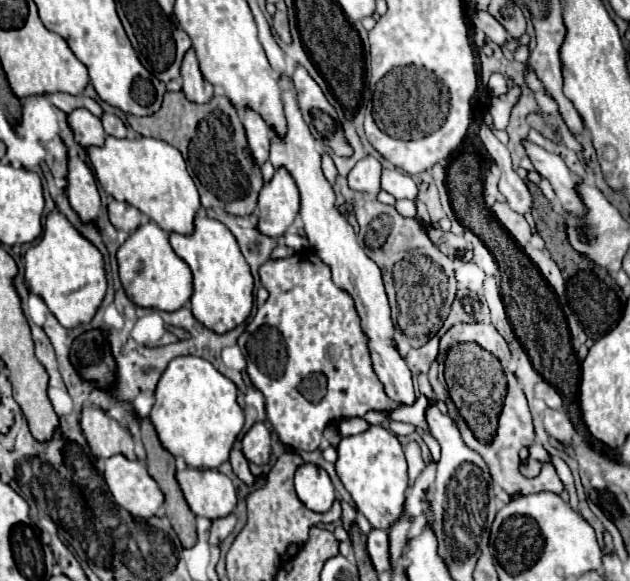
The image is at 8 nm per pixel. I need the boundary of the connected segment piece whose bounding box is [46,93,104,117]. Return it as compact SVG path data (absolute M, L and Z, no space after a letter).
M54 93L54 95L46 95L46 99L50 99L50 103L54 103L58 109L62 109L64 113L72 113L74 109L88 109L92 115L96 117L102 117L102 107L90 99L90 97L84 97L84 95L68 95L68 93Z

